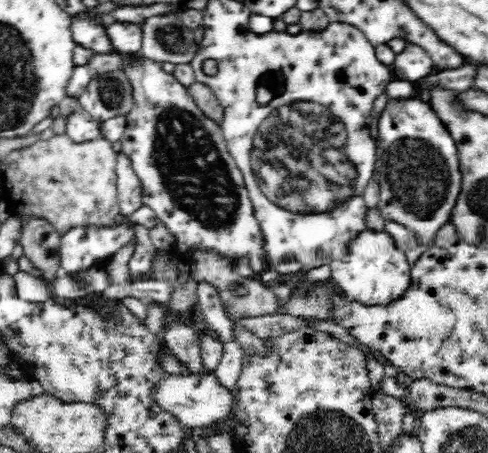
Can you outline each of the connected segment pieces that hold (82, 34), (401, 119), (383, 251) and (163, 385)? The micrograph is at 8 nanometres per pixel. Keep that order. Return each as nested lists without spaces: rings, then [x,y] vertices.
[[[74,17],[71,19],[71,31],[74,42],[84,48],[91,48],[95,54],[106,54],[112,50],[110,39],[106,37],[105,26],[88,17]]]
[[[388,99],[378,121],[378,146],[383,166],[379,174],[379,202],[377,210],[385,221],[392,221],[414,233],[416,244],[421,249],[434,244],[438,230],[450,223],[452,210],[458,206],[458,196],[462,190],[462,170],[458,145],[449,129],[440,120],[430,104],[422,100]]]
[[[370,229],[360,233],[348,244],[348,255],[360,264],[348,264],[348,268],[331,268],[331,279],[343,290],[343,295],[364,306],[384,306],[401,299],[411,285],[411,268],[407,255],[396,248],[394,239],[384,231]]]
[[[169,374],[162,376],[152,388],[150,388],[150,399],[160,407],[161,412],[170,414],[184,428],[204,428],[212,422],[224,419],[233,410],[234,395],[218,381],[214,375],[208,374]]]

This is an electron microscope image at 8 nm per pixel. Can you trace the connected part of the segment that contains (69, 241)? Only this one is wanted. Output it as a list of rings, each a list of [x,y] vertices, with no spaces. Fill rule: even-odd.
[[[122,221],[113,227],[95,227],[88,225],[85,227],[71,228],[65,235],[61,236],[58,262],[60,269],[65,275],[80,275],[85,273],[92,267],[98,267],[100,260],[106,256],[114,256],[117,249],[121,249],[129,241],[135,238],[135,231],[132,227],[134,224],[128,225],[128,222]]]

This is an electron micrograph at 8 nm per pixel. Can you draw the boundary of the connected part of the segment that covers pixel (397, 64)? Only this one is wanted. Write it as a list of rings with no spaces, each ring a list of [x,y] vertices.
[[[407,43],[404,50],[395,56],[391,69],[395,77],[414,83],[414,80],[420,81],[420,78],[426,78],[428,74],[432,74],[434,64],[420,46]]]

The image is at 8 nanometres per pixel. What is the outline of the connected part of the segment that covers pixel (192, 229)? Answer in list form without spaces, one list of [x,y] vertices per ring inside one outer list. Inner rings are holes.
[[[146,58],[134,61],[125,68],[124,73],[131,80],[133,105],[125,115],[127,125],[118,144],[140,180],[143,205],[150,207],[161,220],[160,224],[166,225],[174,236],[170,252],[179,264],[190,268],[196,251],[214,251],[226,259],[232,268],[238,261],[246,261],[254,273],[264,270],[269,262],[265,253],[264,233],[254,215],[254,206],[248,198],[242,172],[226,148],[220,124],[203,113],[187,87],[180,84],[173,73],[164,71],[158,61]]]

